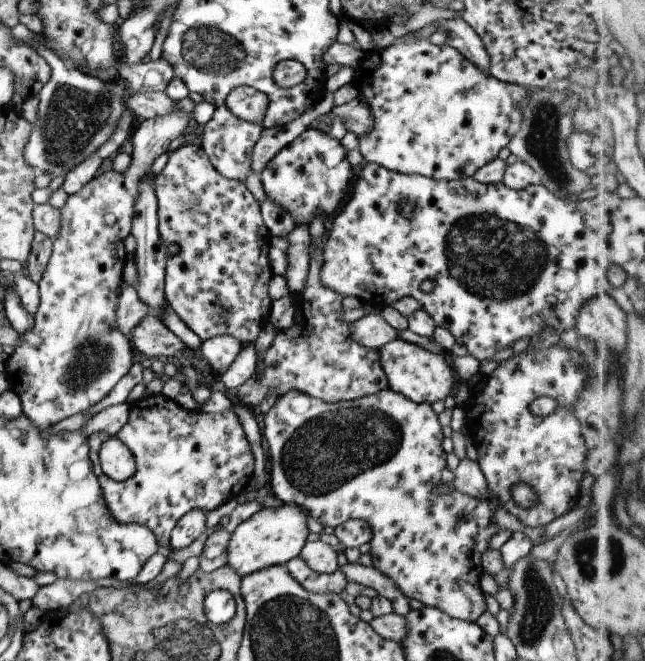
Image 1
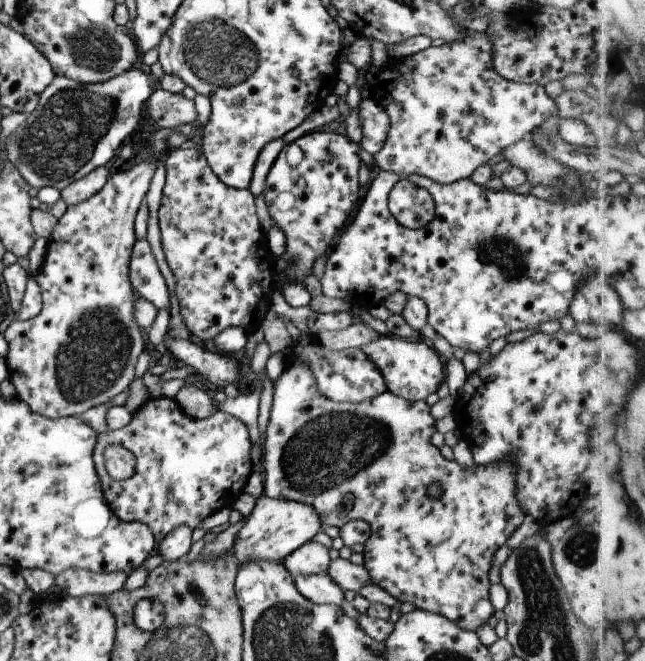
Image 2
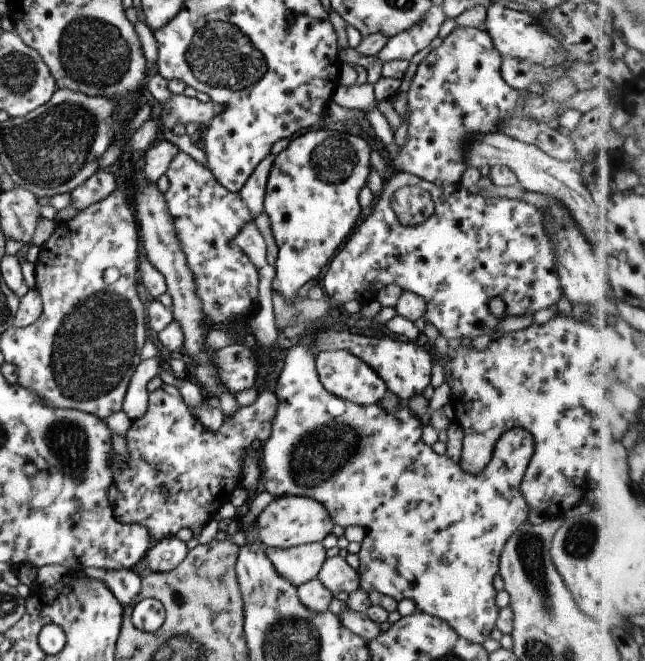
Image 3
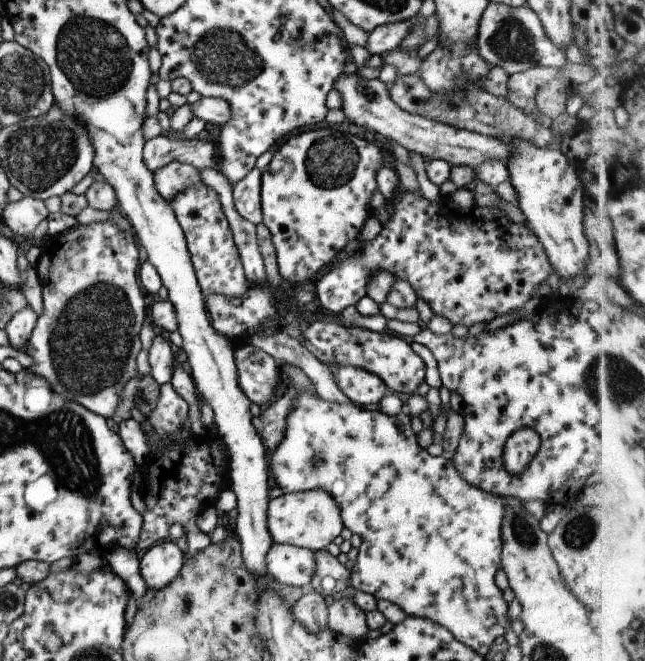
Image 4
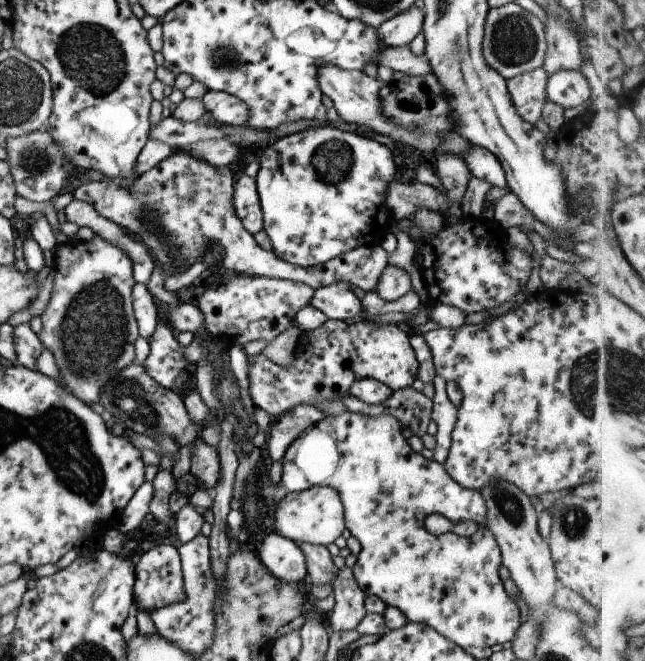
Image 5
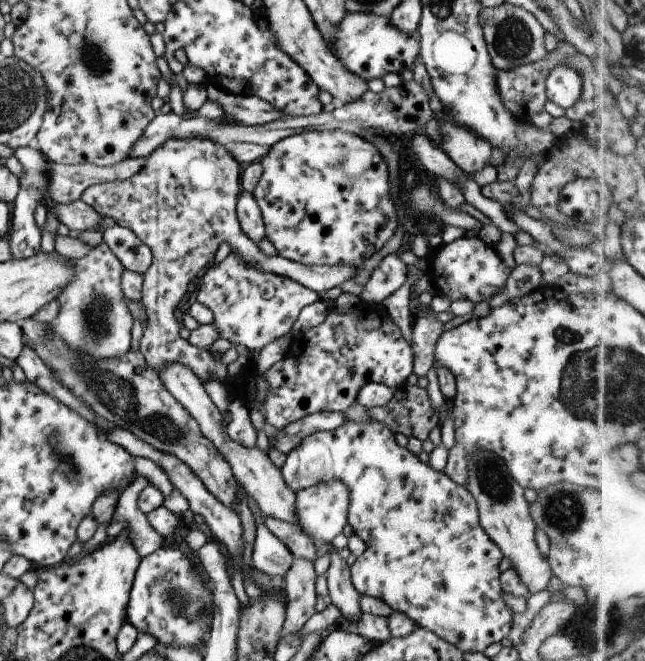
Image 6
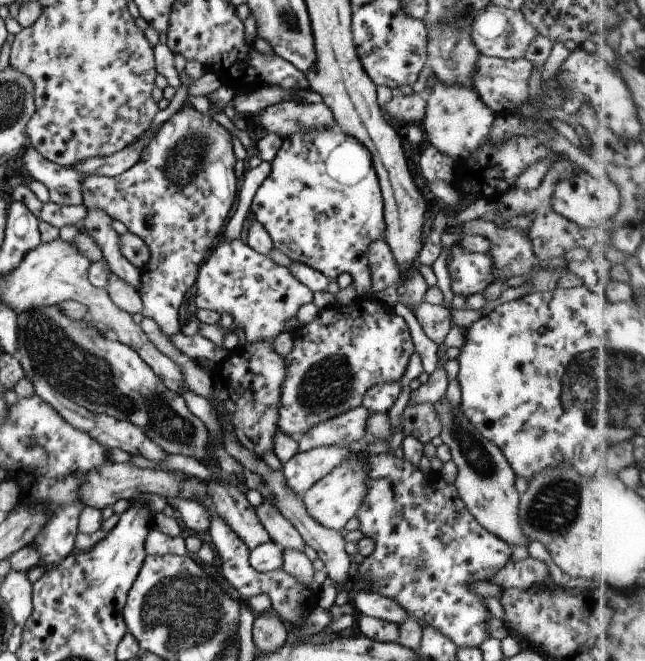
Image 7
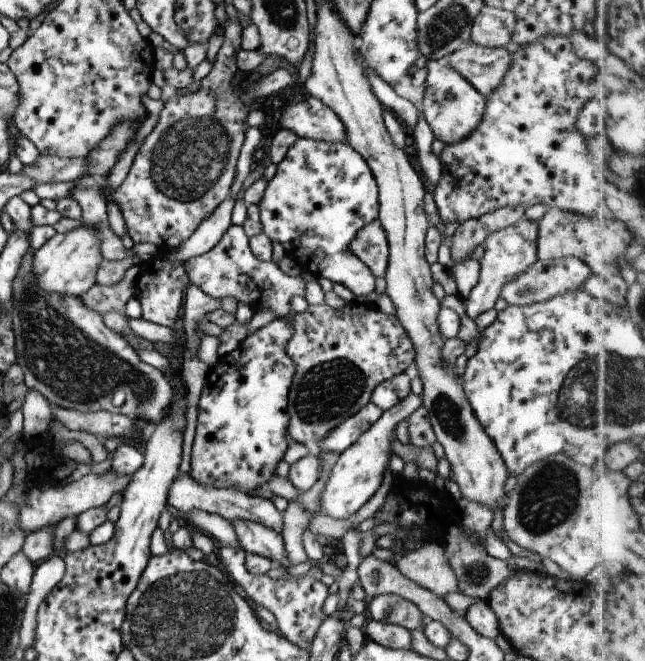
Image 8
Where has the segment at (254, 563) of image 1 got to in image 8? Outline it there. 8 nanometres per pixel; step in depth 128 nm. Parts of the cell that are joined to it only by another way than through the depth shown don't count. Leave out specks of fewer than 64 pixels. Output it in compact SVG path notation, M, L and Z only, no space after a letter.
M410 392L405 400L382 411L379 418L349 448L341 452L335 466L329 470L329 476L321 492L321 510L324 514L343 520L349 514L355 513L375 494L381 485L384 472L389 468L389 458L392 456L390 443L396 438L396 424L421 405L421 395Z

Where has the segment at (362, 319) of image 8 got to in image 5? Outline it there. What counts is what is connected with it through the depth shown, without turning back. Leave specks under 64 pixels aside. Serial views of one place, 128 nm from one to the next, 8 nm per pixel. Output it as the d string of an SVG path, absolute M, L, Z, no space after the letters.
M327 319L315 330L303 333L307 349L291 366L273 364L263 354L246 358L249 398L272 421L289 414L299 404L315 407L327 400L340 401L349 396L349 388L357 378L372 378L392 391L403 390L417 377L417 361L408 335L397 324L378 325L362 320L347 325L342 320Z

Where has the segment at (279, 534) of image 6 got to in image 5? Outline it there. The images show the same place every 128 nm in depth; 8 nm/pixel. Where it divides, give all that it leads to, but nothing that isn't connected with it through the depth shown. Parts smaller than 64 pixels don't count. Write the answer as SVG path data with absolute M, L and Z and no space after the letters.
M296 543L297 548L303 552L305 558L306 575L305 580L309 580L310 586L323 586L330 584L337 576L337 568L331 562L331 555L326 547L319 545Z

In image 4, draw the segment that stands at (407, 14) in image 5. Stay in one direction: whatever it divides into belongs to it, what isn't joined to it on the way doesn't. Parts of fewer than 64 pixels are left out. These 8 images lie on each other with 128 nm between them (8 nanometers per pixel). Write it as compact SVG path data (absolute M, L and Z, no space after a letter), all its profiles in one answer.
M414 18L403 20L403 22L393 22L391 24L381 25L368 32L365 48L370 55L383 54L389 52L401 44L401 40L407 36L407 32L413 26Z

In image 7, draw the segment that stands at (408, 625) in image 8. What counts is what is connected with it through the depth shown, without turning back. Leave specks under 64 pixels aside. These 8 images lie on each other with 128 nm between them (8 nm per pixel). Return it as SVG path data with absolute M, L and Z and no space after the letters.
M355 592L353 598L349 600L354 608L355 615L365 615L378 618L395 624L403 624L408 619L405 610L381 594L370 592Z

